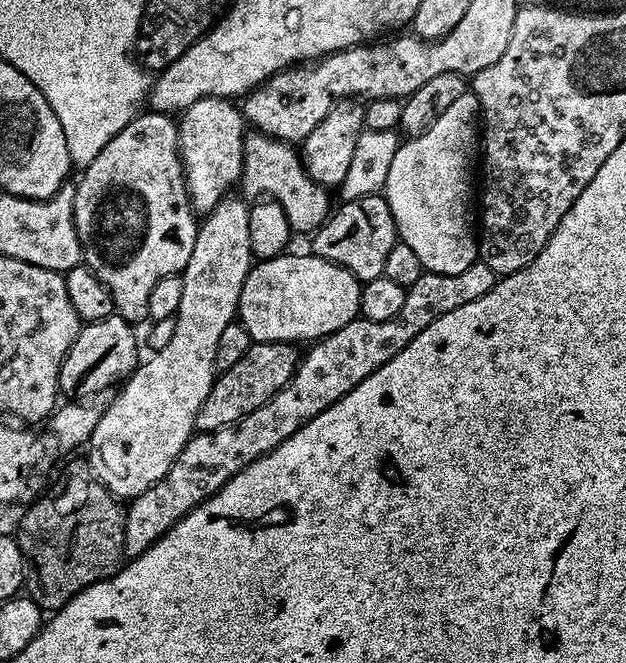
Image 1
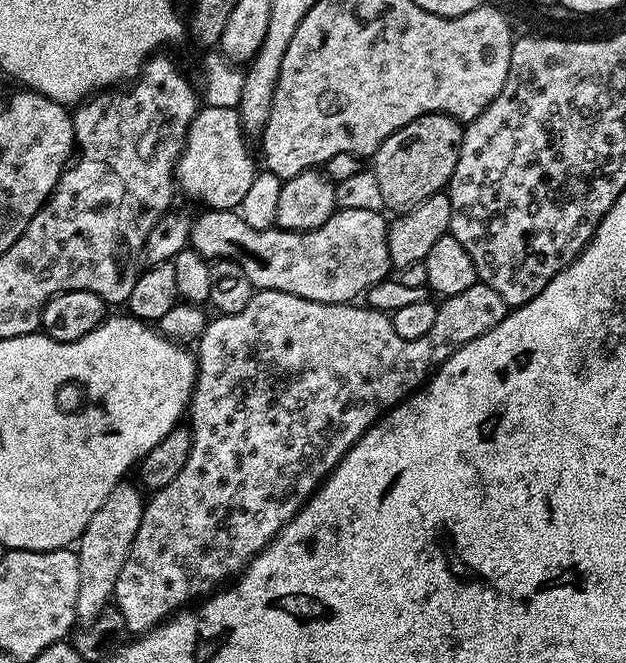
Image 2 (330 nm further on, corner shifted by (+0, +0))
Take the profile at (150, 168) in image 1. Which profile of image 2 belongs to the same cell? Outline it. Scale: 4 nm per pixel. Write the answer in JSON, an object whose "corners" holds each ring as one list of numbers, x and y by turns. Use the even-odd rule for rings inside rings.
{"corners":[[201,107,190,122,184,149,176,161,179,191,201,200,203,207,208,210,231,212,239,209,242,197,250,191,250,182,254,182,258,171,258,164,252,161,252,152,247,142,237,109]]}

